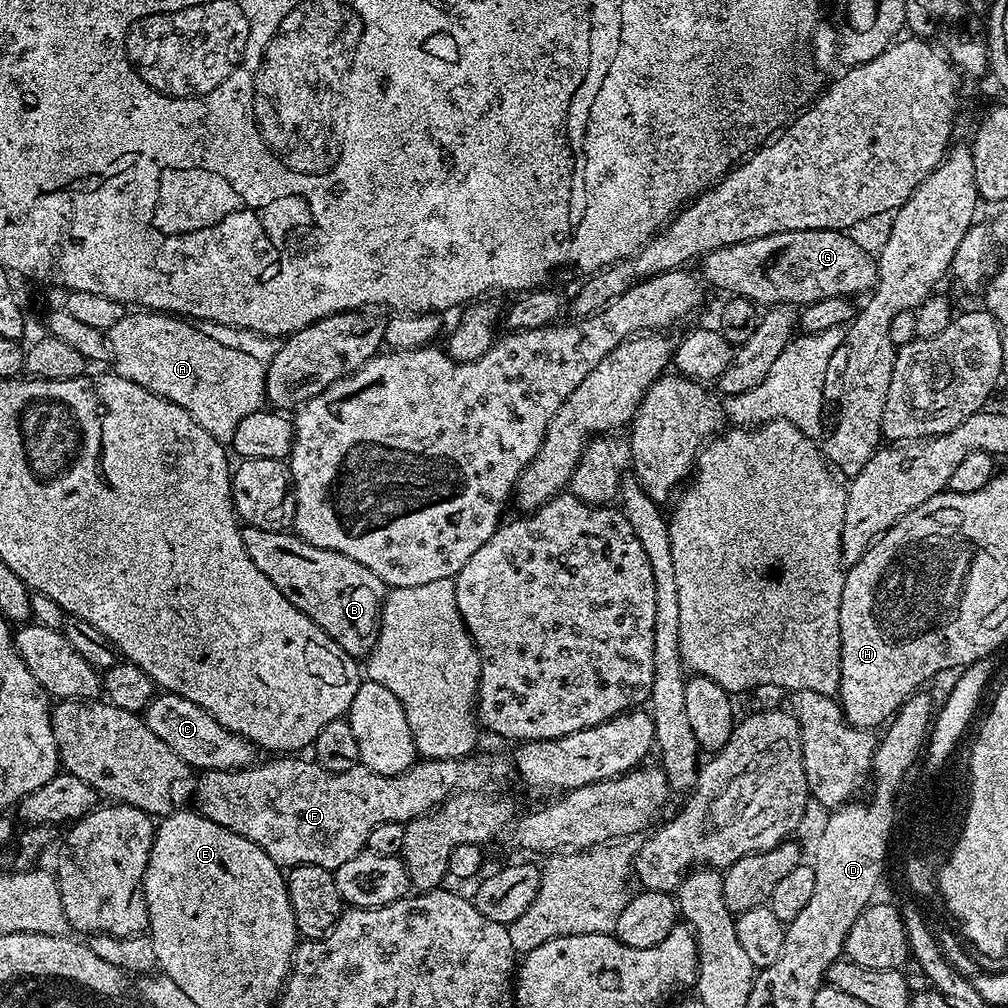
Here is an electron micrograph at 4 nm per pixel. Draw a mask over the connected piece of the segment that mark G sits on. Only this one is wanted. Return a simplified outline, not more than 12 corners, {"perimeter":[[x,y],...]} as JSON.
{"perimeter":[[835,228],[707,252],[699,275],[756,306],[864,288],[876,261]]}

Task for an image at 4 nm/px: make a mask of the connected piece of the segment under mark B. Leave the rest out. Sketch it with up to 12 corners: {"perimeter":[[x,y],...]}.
{"perimeter":[[245,527],[254,566],[345,657],[380,639],[374,570]]}

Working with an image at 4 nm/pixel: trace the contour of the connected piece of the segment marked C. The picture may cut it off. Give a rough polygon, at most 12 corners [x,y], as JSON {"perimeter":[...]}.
{"perimeter":[[157,695],[142,718],[194,770],[253,767],[251,740]]}

